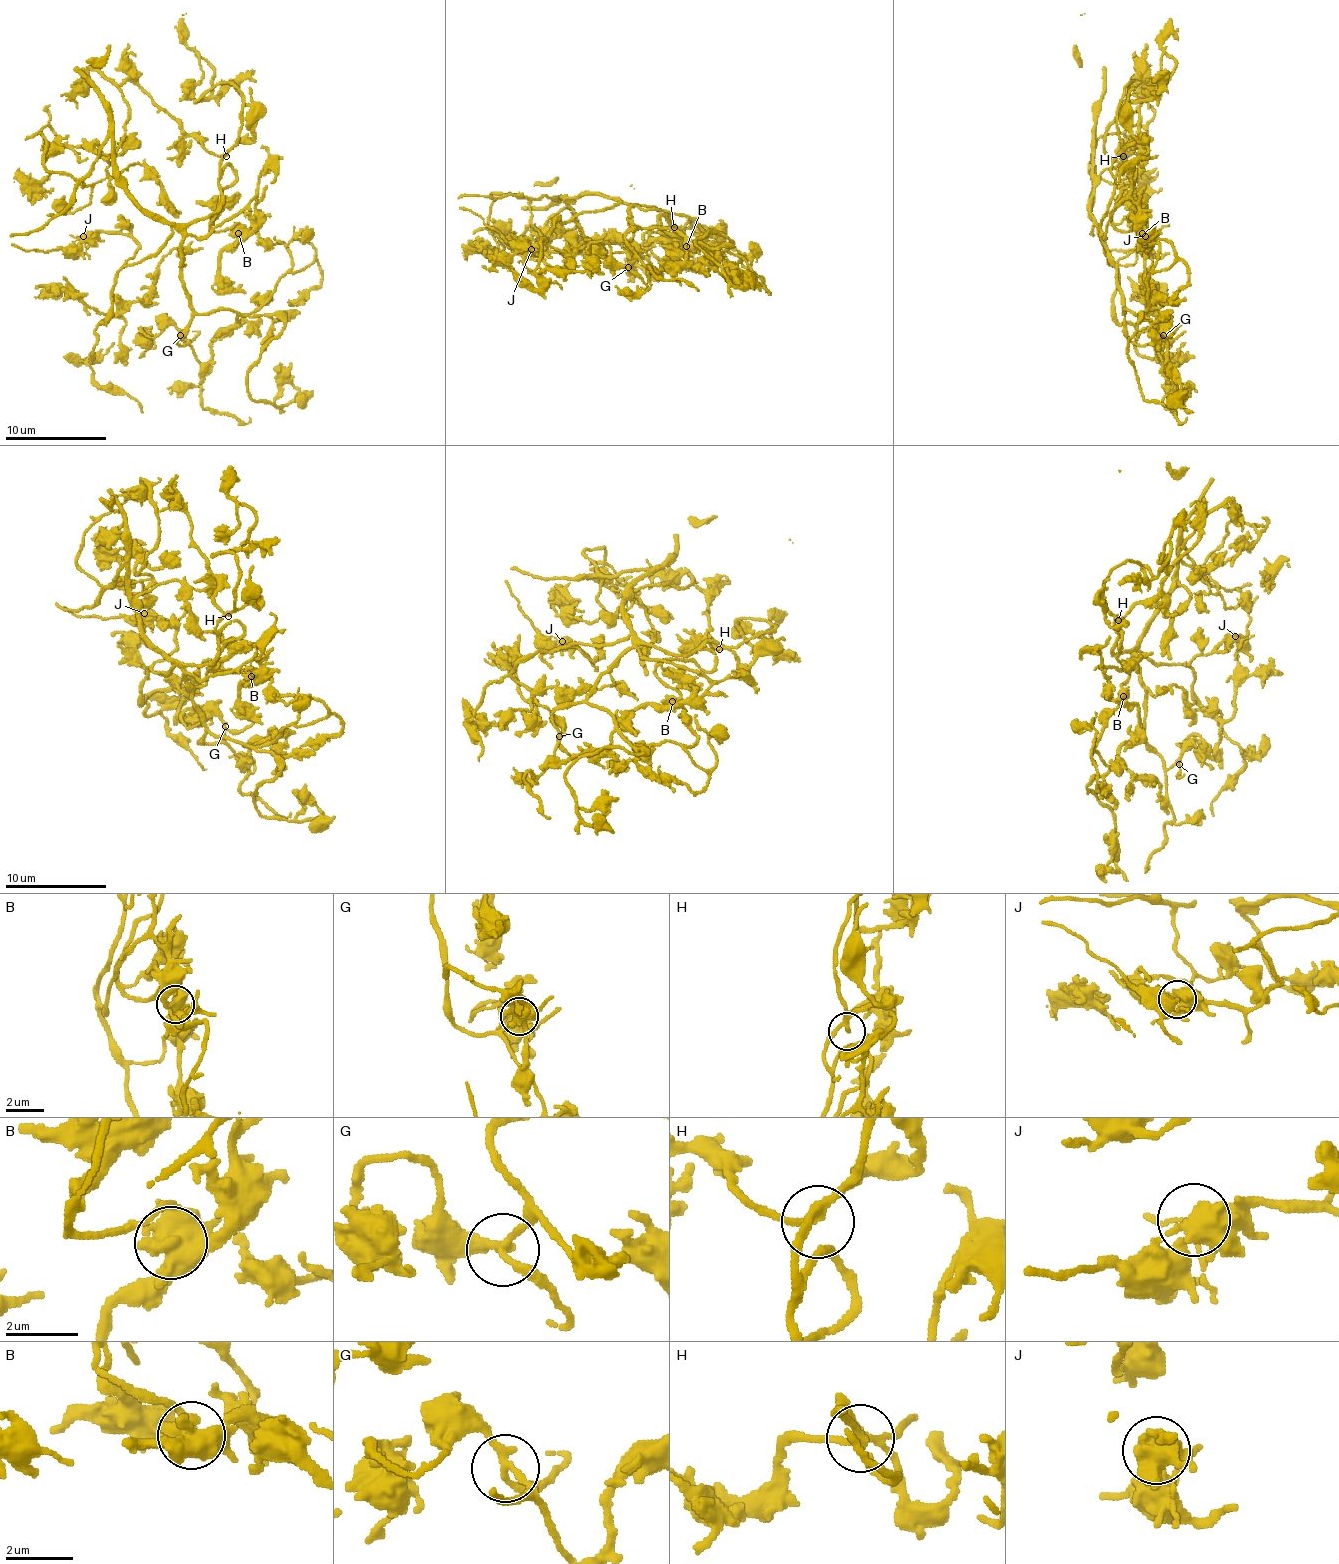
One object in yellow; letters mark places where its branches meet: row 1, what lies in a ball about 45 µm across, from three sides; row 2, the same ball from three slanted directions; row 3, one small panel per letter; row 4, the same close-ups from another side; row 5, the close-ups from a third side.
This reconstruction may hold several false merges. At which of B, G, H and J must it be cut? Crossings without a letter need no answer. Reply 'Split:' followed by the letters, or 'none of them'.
Split: none of them

